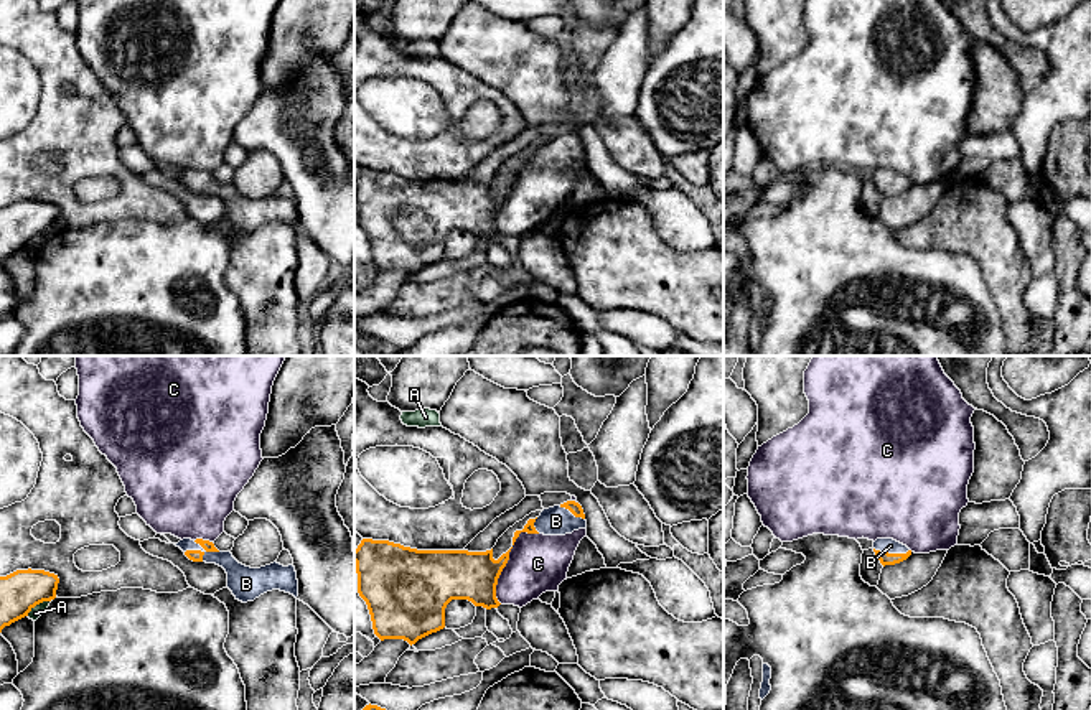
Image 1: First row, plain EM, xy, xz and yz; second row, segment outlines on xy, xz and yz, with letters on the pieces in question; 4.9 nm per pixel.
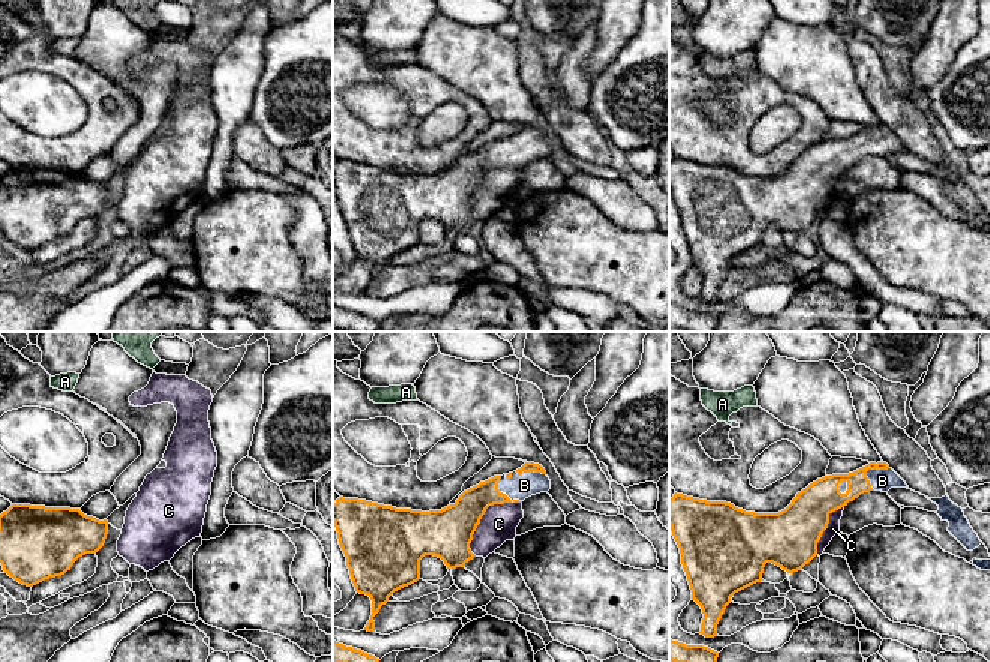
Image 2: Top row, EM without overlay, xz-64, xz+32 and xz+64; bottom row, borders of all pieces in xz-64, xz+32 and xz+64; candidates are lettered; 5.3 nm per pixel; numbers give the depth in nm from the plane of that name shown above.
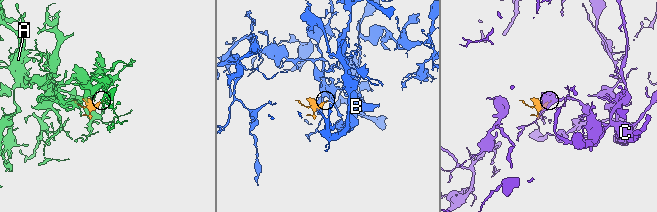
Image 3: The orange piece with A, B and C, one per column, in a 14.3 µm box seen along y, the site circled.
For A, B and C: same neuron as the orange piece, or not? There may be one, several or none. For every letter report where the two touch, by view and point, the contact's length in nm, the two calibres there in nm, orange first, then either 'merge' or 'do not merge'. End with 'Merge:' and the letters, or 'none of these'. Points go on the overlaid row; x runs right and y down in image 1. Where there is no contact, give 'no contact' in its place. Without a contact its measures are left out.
A: meets orange in xy at (38, 603); contact 150 nm long; 200 nm thick on the orange side, 60 nm on the other; do not merge
B: meets orange in xy at (200, 551); contact 170 nm long; 60 nm thick on the orange side, 140 nm on the other; merge
C: meets orange in xz at (508, 559); contact 400 nm long; 240 nm thick on the orange side, 280 nm on the other; do not merge
Merge: B

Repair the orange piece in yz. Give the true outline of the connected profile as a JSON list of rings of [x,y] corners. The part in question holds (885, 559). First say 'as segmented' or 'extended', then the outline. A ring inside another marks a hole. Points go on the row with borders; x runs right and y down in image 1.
extended; [[[877,539],[873,542],[873,552],[883,567],[900,563],[911,555],[906,545],[893,539]]]

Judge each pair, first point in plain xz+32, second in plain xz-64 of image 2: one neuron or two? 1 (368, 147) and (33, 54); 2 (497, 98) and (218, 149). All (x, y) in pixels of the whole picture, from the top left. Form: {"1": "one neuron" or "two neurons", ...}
{"1": "one neuron", "2": "two neurons"}

